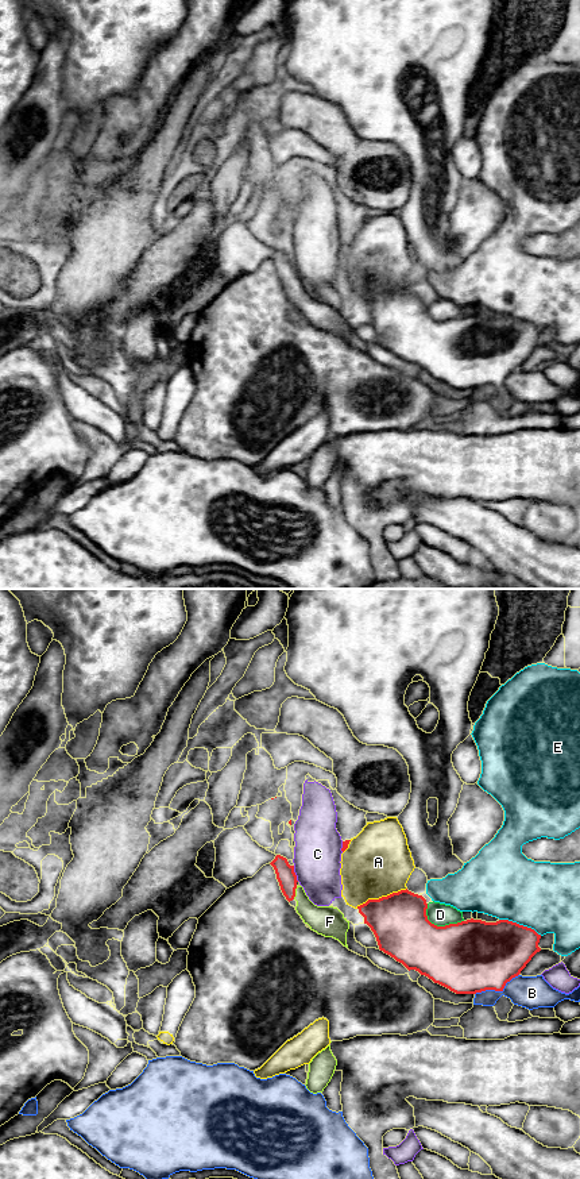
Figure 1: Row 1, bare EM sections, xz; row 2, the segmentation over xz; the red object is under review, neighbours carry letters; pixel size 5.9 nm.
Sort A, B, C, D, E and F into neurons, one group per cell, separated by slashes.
A / B / C / D / E / F

